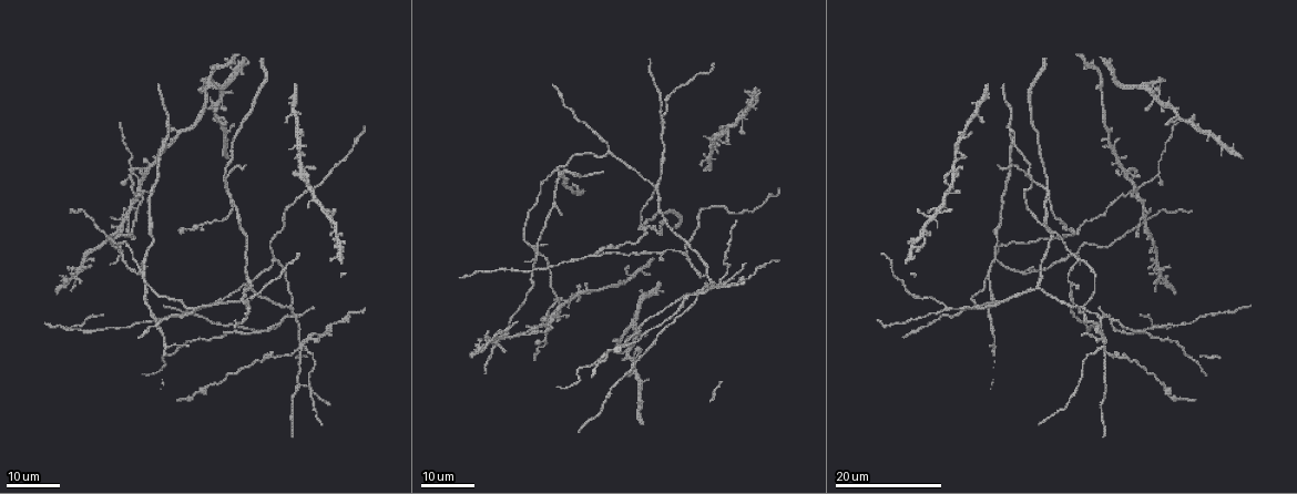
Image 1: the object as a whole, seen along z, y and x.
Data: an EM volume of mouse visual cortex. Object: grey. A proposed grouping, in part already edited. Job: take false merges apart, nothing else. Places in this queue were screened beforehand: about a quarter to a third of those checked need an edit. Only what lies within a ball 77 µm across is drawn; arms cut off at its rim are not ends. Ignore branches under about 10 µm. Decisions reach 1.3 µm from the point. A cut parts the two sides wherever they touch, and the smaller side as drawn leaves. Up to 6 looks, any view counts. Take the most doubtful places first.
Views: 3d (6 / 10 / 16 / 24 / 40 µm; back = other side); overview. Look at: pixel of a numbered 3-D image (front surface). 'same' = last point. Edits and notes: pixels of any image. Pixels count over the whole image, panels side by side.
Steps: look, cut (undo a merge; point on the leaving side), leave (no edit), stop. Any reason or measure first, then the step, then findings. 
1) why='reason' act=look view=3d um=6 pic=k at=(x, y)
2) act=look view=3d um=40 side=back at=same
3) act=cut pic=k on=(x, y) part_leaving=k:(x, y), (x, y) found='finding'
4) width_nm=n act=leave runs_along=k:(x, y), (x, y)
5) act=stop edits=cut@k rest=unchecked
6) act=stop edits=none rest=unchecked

why='two arms in line, one across' act=look view=3d um=24 pic=1 at=(141, 279)

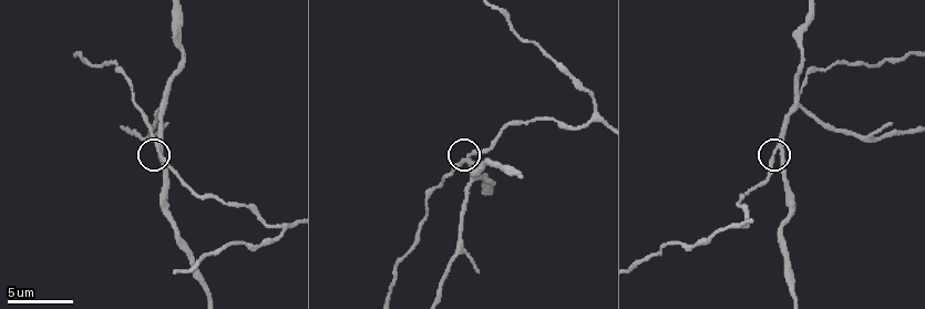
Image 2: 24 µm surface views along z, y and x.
act=look view=3d um=10 pic=2 at=(157, 152)

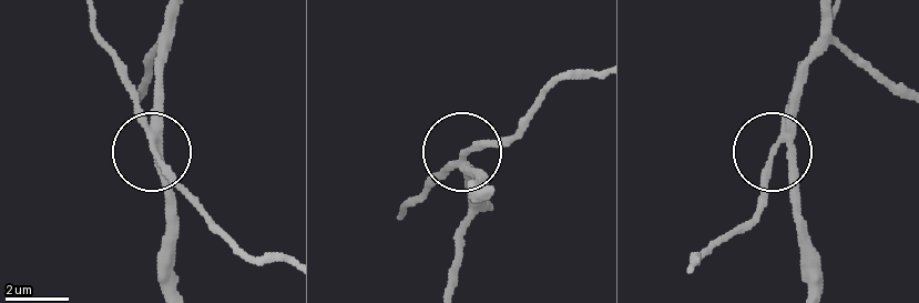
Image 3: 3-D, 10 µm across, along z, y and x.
why='other side' act=look view=3d um=10 side=back pic=3 at=(466, 154)

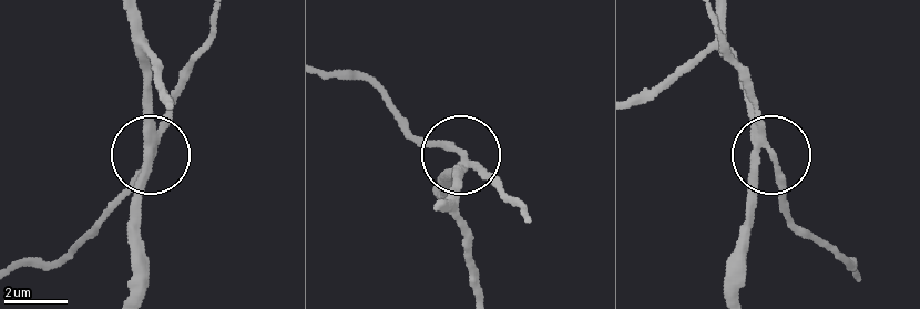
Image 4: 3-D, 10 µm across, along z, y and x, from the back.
arms=3 act=cut pic=4 on=(147, 95) found='two neurons meet here'

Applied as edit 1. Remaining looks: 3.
why='calibre changes' act=look view=3d um=16 pic=1 at=(76, 280)

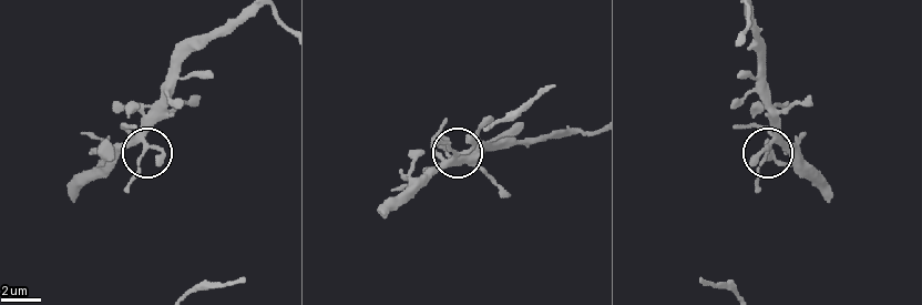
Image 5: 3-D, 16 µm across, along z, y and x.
act=look view=3d um=10 pic=5 at=(773, 142)

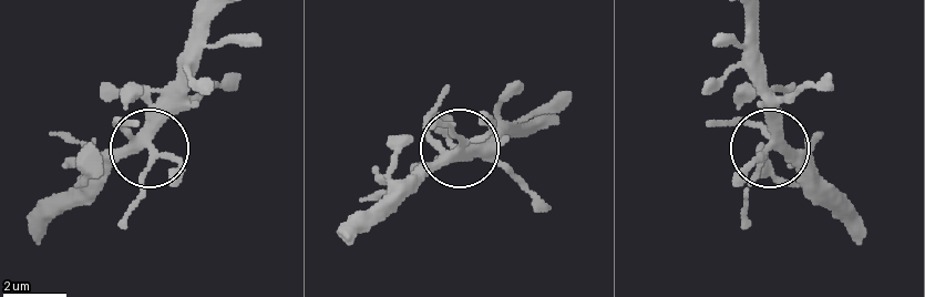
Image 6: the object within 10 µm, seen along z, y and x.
width_nm=280 act=leave runs_along=6:(218, 17), (184, 103), (152, 143), (134, 212) found='continuous, no second neuron'

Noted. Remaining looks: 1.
why='three-way junction' act=look view=3d um=6 pic=2 at=(286, 224)

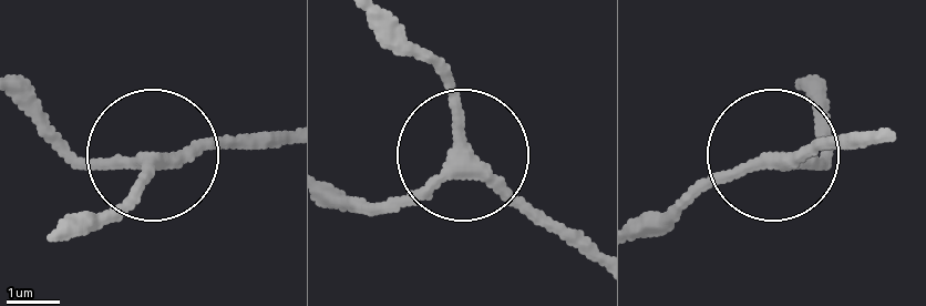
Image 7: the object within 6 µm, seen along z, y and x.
width_nm=250 act=leave runs_along=7:(327, 187), (393, 201), (446, 162), (460, 109), (424, 60) found='all the same neuron'

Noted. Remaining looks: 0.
act=stop edits=cut@4 rest=unchecked

